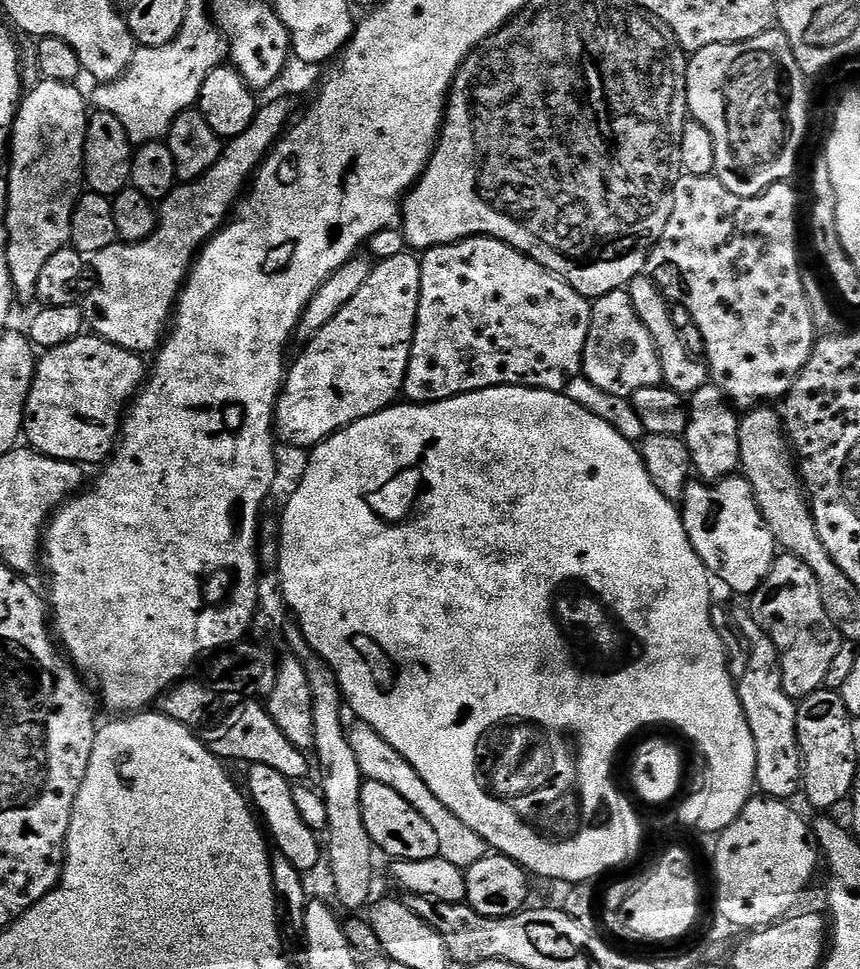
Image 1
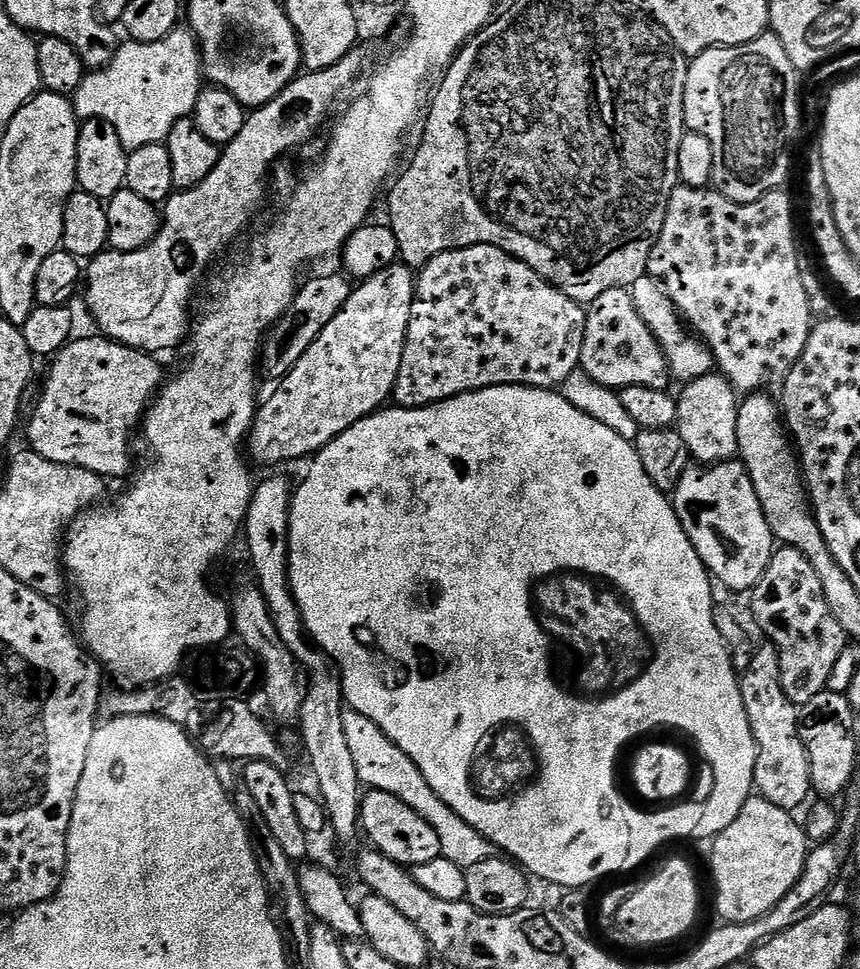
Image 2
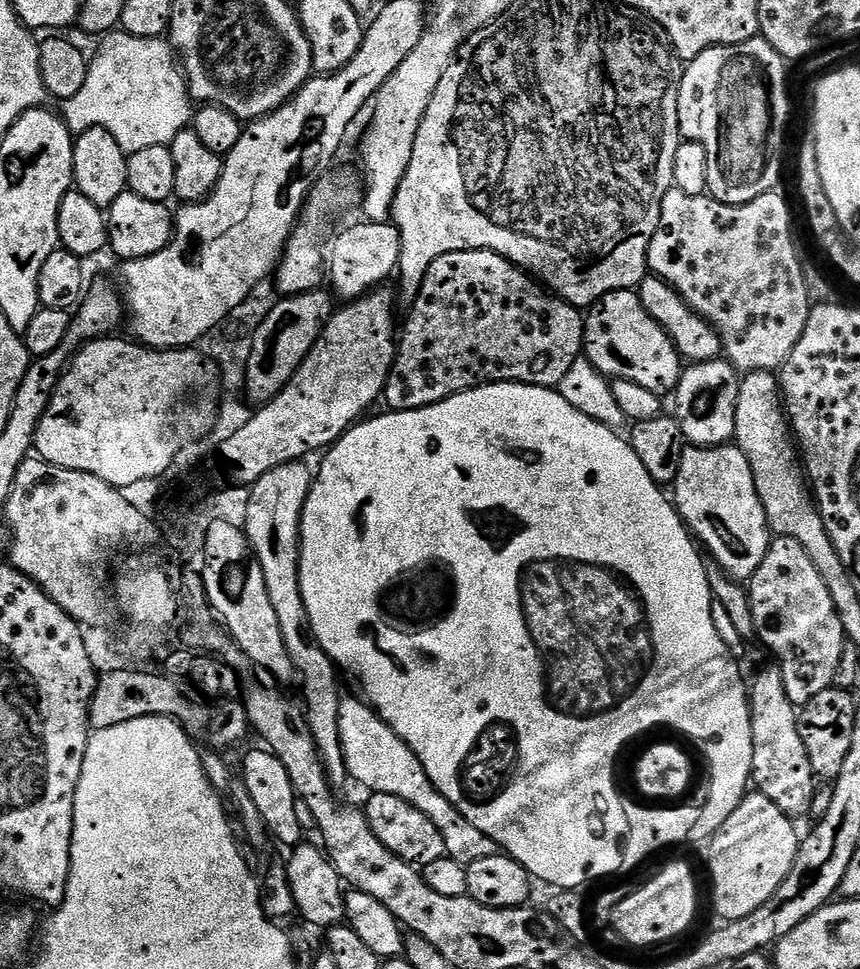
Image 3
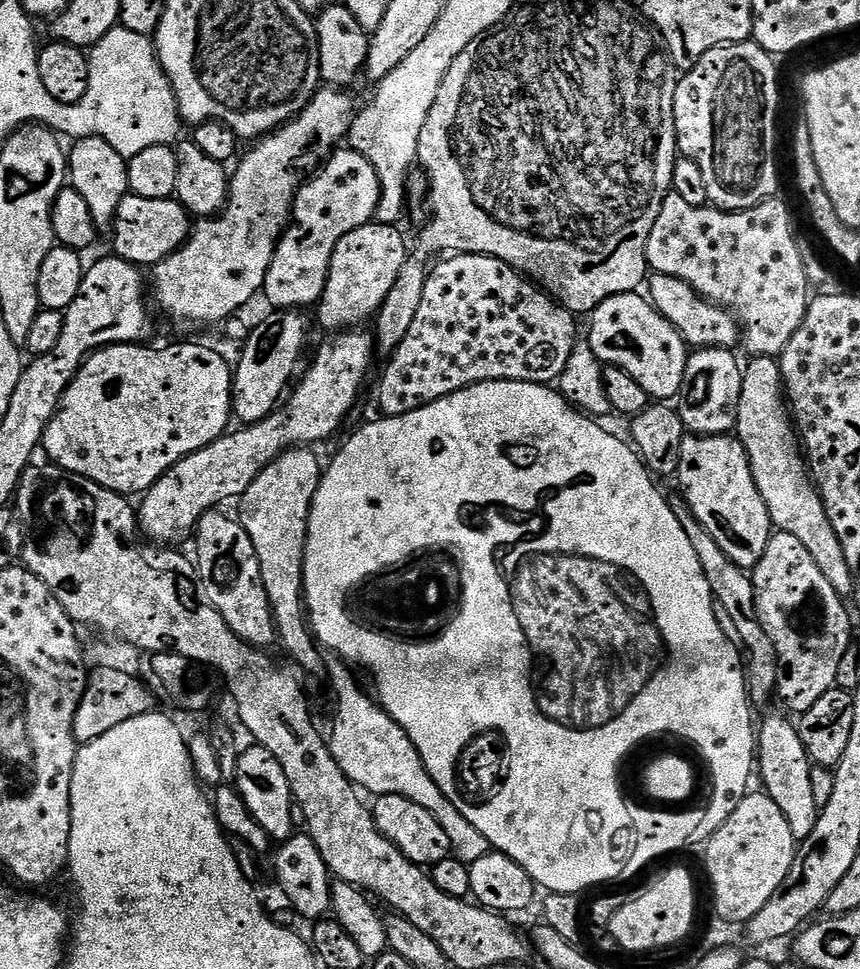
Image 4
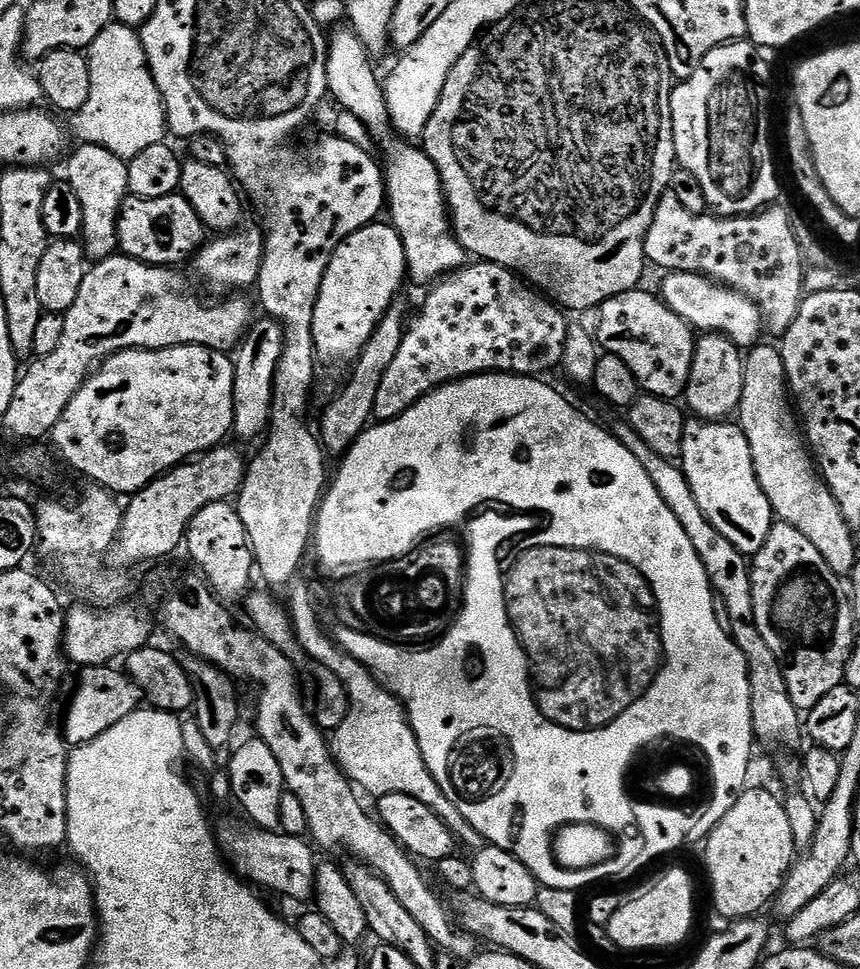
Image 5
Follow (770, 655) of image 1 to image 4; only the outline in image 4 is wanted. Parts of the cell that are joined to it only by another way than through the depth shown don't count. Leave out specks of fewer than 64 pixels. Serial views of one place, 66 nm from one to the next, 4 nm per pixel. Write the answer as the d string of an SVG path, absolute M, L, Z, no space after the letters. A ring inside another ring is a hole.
M787 715L784 716L768 716L761 724L759 721L756 732L758 780L760 776L761 782L764 783L763 791L776 803L778 810L782 810L782 814L786 814L786 822L790 822L790 834L794 834L794 838L799 842L805 840L810 834L810 830L814 830L820 817L820 807L818 802L814 802L814 785L810 783L810 774L814 767L812 759L808 756L806 746L802 746L799 727L793 721L791 724L787 720L787 718L789 719Z

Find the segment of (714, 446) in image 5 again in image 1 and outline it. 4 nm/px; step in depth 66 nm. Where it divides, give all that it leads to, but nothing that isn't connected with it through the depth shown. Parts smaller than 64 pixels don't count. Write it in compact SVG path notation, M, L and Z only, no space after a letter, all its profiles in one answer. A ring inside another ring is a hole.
M733 474L717 482L689 483L684 490L682 515L686 534L709 573L730 591L751 597L770 574L778 545L758 510L750 482L743 475Z

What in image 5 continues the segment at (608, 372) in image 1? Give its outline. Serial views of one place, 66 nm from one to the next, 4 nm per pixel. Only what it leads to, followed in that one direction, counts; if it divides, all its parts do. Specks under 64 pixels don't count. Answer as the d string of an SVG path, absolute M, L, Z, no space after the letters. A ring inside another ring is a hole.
M640 291L623 292L600 305L600 321L594 327L594 335L607 355L622 358L634 370L634 378L638 378L645 393L676 400L683 397L684 387L688 385L697 337L694 329L667 308L663 300Z

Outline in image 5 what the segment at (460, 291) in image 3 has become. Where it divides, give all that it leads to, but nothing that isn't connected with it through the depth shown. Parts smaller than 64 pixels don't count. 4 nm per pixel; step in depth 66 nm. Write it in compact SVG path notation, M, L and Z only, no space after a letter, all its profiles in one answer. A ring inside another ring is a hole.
M472 262L455 272L447 273L443 279L431 285L430 291L432 293L425 298L416 321L414 316L410 327L405 331L402 347L398 349L394 362L390 362L386 369L382 386L378 386L378 398L374 398L372 411L377 421L398 418L406 410L417 407L424 396L431 396L435 388L464 380L467 376L502 372L540 378L545 375L543 372L561 367L566 350L569 317L547 296L510 269L487 262Z

